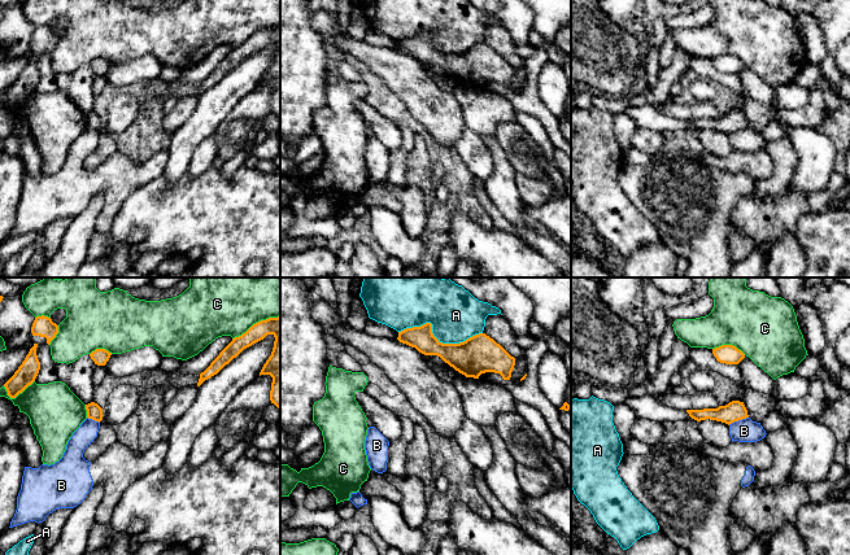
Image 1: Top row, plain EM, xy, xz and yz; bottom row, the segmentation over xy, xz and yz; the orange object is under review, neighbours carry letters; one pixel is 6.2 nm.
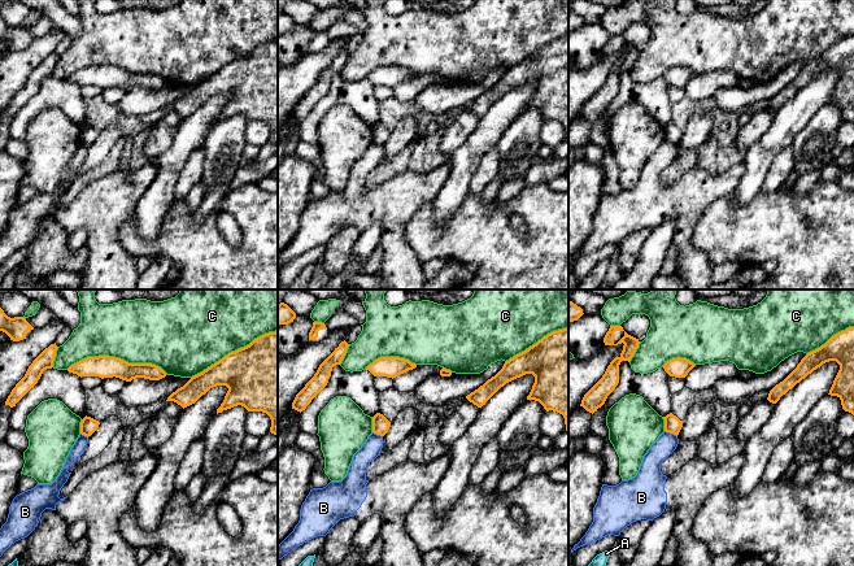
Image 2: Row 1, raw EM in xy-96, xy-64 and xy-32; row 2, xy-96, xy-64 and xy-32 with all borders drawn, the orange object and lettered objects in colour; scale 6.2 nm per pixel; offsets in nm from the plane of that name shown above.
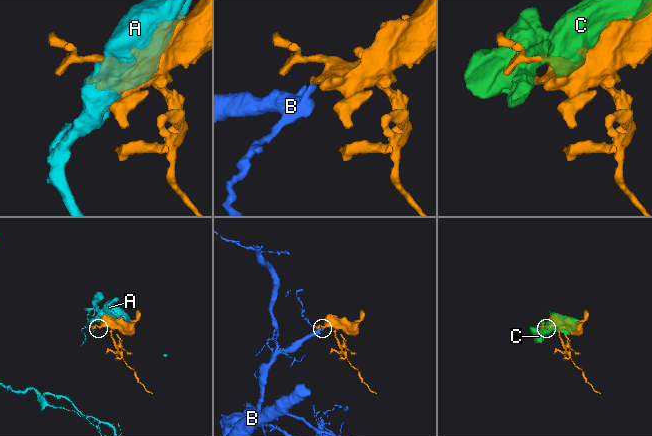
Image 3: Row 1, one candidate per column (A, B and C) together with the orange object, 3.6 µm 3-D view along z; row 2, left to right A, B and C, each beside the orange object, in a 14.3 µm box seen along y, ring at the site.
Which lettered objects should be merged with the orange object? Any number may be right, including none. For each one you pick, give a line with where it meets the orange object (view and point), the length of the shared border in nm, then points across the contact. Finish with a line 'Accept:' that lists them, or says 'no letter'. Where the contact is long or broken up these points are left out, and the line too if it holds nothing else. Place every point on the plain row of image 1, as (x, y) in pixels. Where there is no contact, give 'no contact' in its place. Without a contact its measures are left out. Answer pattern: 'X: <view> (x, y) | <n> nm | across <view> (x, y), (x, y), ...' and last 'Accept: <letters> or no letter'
Accept: no letter

